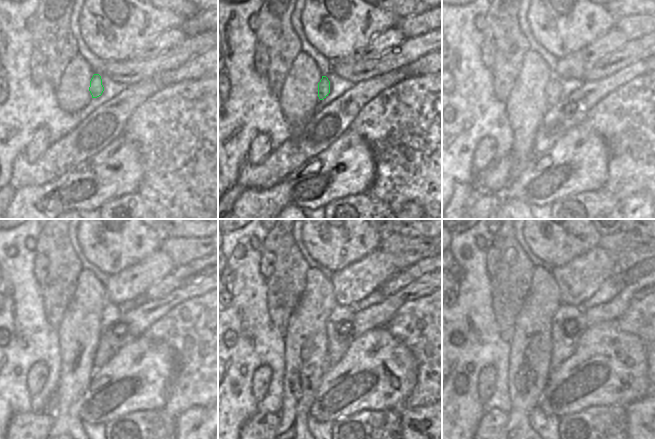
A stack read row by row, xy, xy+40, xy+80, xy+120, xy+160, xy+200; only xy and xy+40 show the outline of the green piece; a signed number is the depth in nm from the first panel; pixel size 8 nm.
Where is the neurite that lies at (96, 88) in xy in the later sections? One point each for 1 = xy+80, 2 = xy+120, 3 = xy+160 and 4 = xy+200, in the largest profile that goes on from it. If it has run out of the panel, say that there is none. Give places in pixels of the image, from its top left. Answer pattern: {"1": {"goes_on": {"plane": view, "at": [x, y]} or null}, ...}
{"1": {"goes_on": {"plane": "xy+80", "at": [553, 90]}}, "2": {"goes_on": {"plane": "xy+120", "at": [111, 314]}}, "3": {"goes_on": {"plane": "xy+160", "at": [340, 337]}}, "4": {"goes_on": {"plane": "xy+200", "at": [569, 322]}}}

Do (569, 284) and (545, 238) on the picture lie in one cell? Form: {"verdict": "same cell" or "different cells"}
{"verdict": "different cells"}

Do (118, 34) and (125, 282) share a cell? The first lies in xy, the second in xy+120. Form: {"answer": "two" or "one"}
{"answer": "two"}

